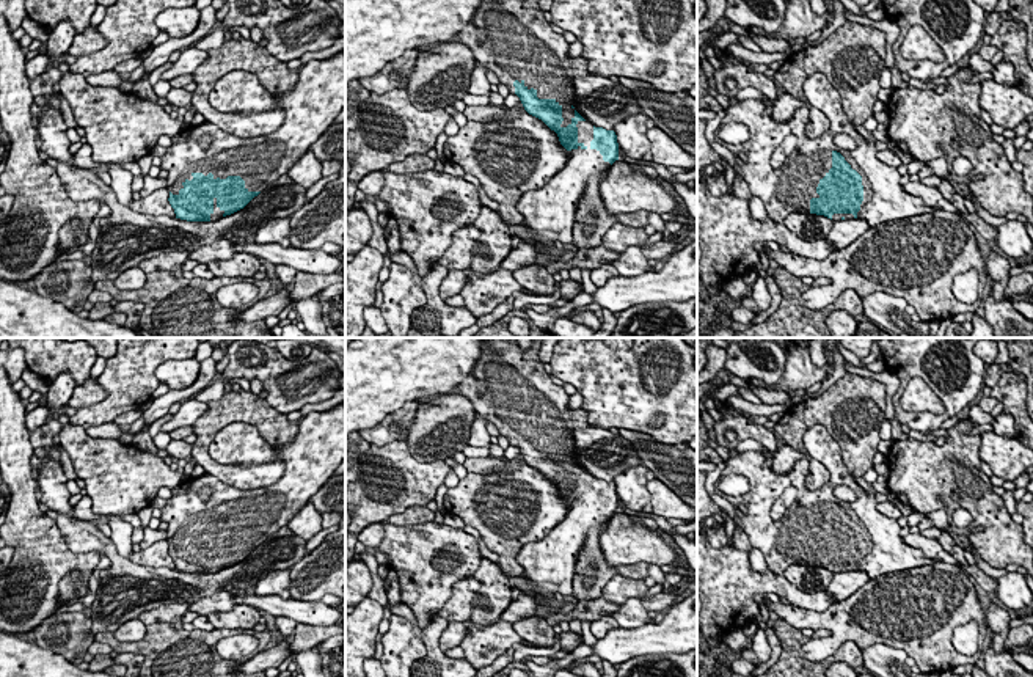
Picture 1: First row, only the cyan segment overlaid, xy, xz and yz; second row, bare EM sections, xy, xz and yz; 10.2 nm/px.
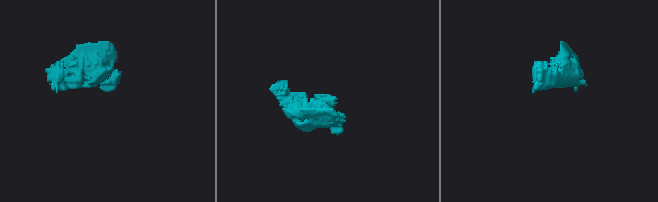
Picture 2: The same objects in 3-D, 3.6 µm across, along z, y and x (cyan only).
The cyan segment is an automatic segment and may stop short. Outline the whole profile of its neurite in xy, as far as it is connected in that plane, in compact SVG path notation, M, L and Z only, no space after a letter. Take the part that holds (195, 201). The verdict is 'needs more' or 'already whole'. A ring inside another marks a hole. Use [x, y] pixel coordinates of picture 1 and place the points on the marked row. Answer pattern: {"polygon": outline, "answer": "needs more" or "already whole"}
{"polygon": "M345 50L327 60L308 61L298 71L297 85L279 97L267 91L254 74L232 71L215 83L209 104L221 113L262 113L279 105L286 118L276 132L251 138L224 134L212 123L188 126L171 137L160 170L168 171L168 201L176 218L187 221L215 221L231 215L287 174L345 107Z", "answer": "needs more"}

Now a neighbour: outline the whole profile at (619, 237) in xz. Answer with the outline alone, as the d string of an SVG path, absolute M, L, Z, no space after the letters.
M615 223L603 237L601 245L608 250L623 253L630 247L642 247L650 236L645 228L626 226Z

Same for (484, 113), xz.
M520 102L515 107L506 107L506 105L495 105L495 104L487 104L487 105L466 105L463 115L468 121L476 121L476 123L490 123L499 118L510 118L516 119L520 118L520 113L524 110L523 104Z

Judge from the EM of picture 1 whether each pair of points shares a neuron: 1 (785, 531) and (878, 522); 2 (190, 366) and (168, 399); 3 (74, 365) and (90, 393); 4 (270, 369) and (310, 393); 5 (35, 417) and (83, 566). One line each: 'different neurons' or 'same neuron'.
1: same neuron
2: different neurons
3: different neurons
4: same neuron
5: different neurons

